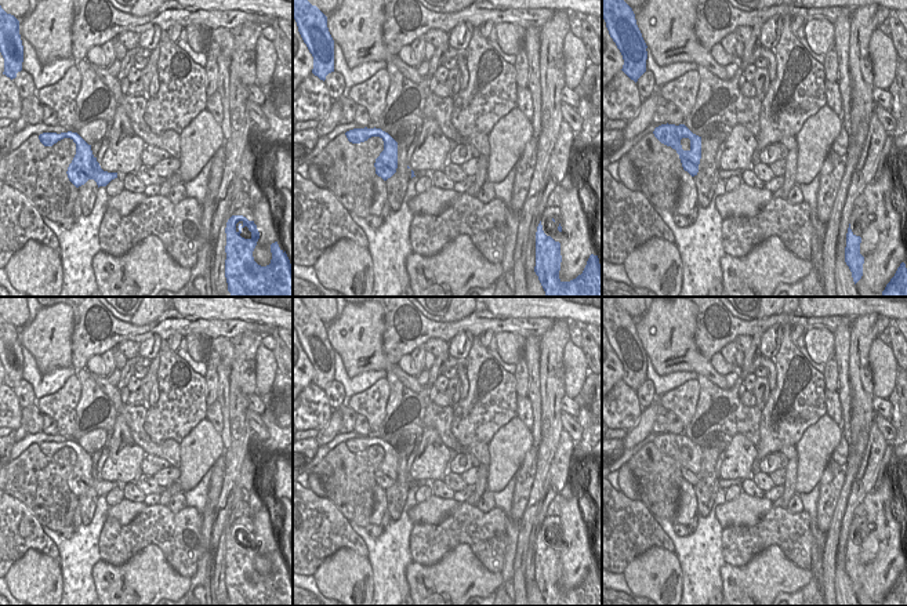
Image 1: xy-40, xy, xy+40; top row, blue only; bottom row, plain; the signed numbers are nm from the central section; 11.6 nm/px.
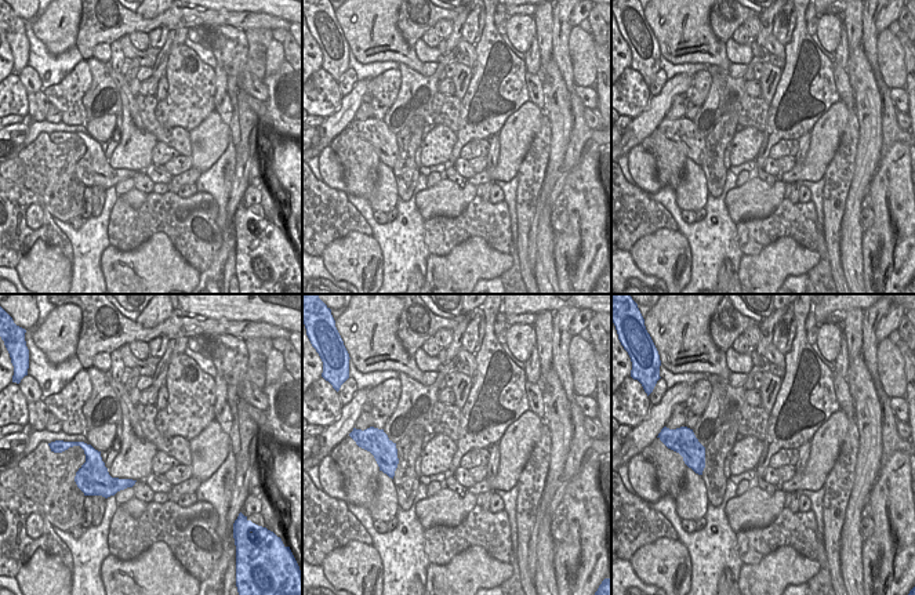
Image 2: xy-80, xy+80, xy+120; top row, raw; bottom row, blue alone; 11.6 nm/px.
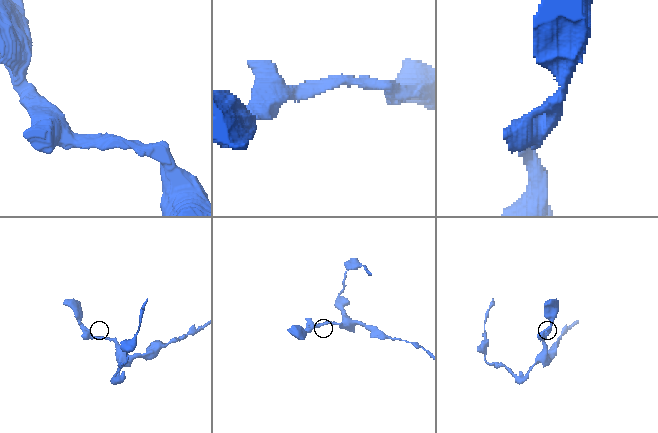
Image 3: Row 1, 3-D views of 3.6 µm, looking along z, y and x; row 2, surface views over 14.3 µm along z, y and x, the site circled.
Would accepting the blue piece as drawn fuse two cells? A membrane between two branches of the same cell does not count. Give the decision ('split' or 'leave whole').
leave whole

